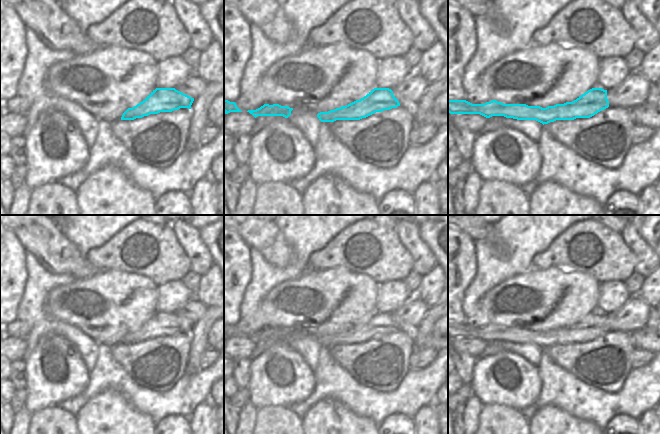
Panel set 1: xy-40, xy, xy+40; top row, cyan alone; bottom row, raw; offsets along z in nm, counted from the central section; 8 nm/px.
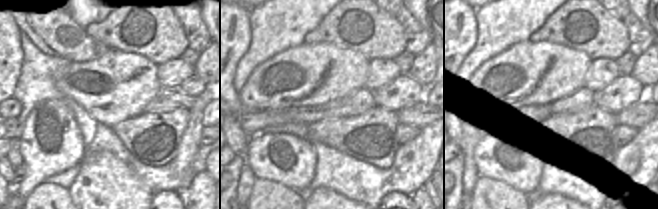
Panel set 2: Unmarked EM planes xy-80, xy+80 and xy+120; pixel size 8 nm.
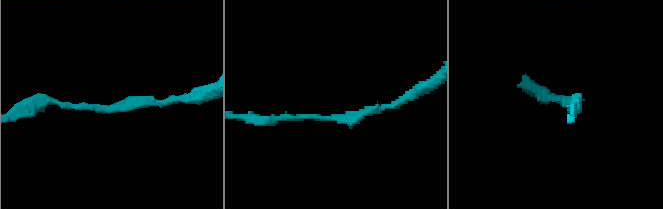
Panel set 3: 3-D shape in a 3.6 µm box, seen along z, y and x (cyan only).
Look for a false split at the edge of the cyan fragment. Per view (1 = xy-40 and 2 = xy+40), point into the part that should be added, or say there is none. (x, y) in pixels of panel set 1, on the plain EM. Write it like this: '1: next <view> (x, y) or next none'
1: next none
2: next none

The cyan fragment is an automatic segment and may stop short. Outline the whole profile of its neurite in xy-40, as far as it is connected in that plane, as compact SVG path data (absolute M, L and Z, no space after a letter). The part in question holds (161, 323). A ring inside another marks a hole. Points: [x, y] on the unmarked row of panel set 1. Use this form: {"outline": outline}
{"outline": "M156 312L142 326L128 332L121 344L134 344L150 338L172 336L180 332L191 333L194 322L176 314L175 312Z"}

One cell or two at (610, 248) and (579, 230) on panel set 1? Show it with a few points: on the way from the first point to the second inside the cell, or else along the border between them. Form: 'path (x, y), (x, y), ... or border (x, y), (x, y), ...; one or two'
path (602, 241), (593, 232), (587, 231); one

